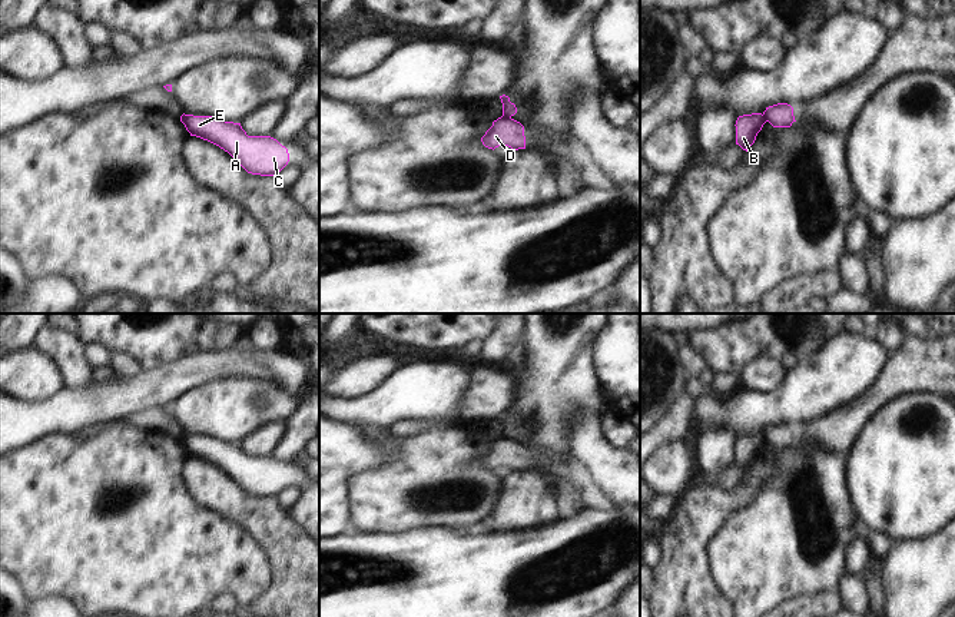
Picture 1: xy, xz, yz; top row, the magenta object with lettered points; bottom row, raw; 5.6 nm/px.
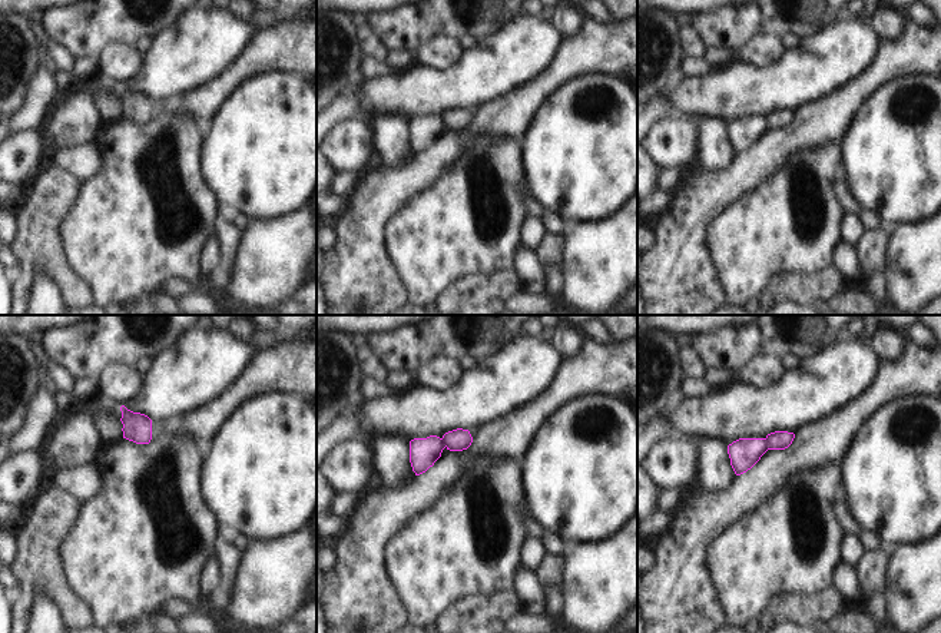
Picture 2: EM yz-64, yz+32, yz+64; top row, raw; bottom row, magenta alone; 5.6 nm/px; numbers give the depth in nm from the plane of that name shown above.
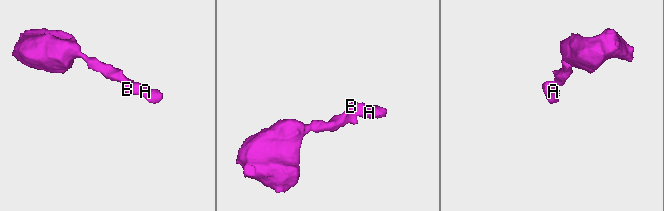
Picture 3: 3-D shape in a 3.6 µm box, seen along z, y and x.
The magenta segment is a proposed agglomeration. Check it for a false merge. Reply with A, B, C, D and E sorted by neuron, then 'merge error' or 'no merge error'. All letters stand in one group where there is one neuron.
A B C E / D; merge error

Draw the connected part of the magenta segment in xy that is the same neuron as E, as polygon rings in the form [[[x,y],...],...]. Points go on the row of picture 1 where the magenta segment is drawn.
[[[182,115],[190,136],[208,140],[228,152],[248,173],[276,176],[289,162],[289,153],[271,136],[248,136],[241,123],[213,116]]]

